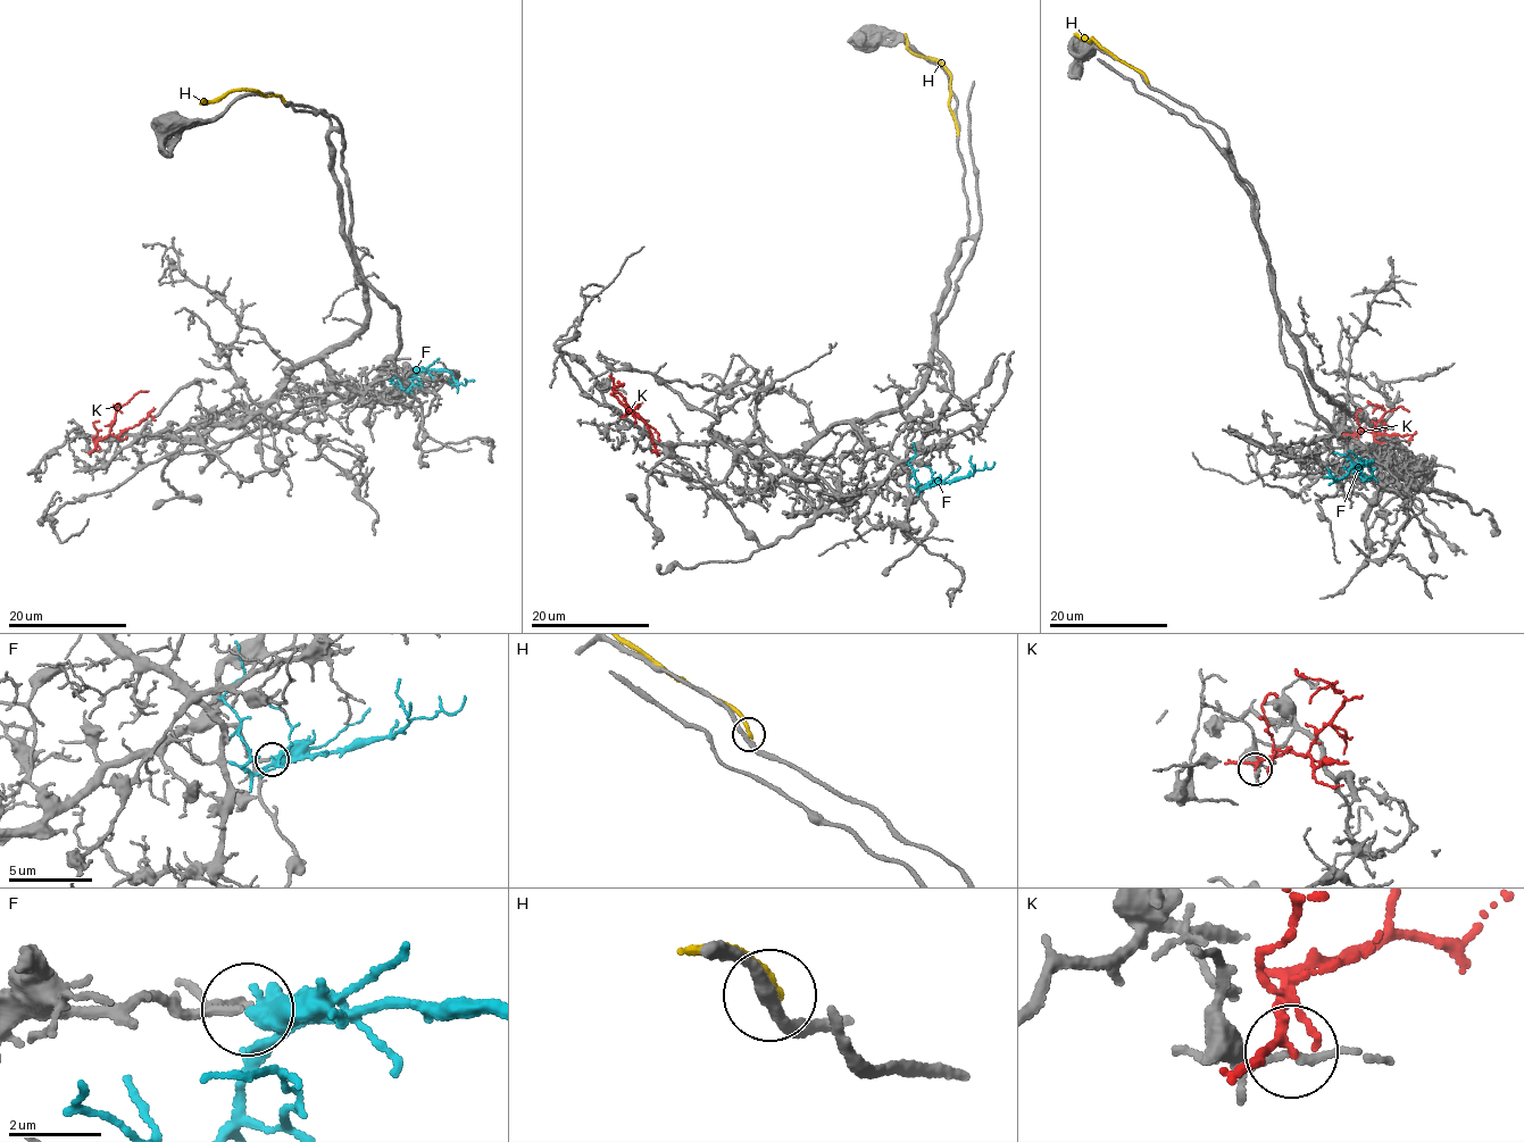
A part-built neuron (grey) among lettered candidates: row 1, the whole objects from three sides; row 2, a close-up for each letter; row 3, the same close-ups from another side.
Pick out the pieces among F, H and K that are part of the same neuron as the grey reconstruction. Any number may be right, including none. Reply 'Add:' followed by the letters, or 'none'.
Add: F

